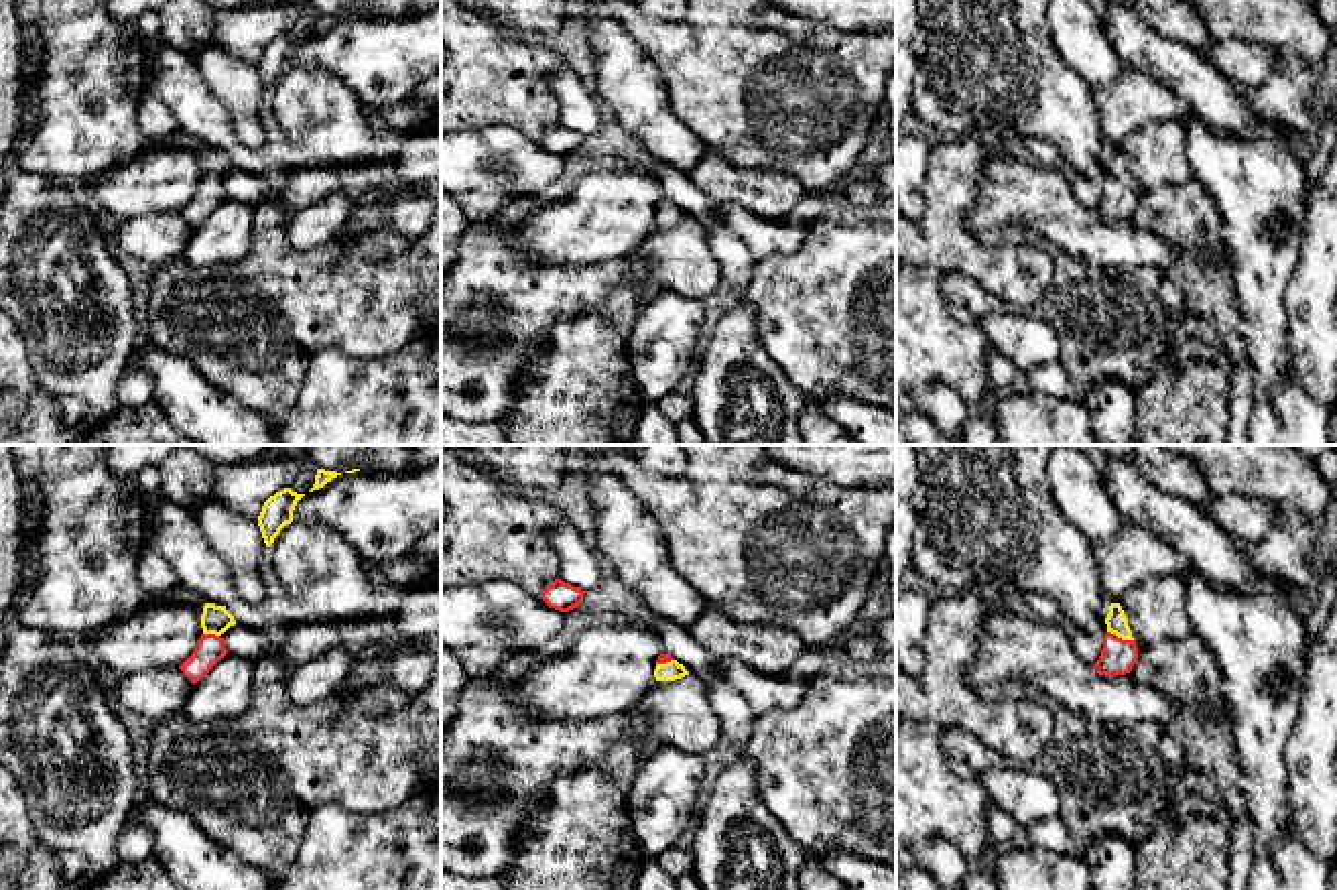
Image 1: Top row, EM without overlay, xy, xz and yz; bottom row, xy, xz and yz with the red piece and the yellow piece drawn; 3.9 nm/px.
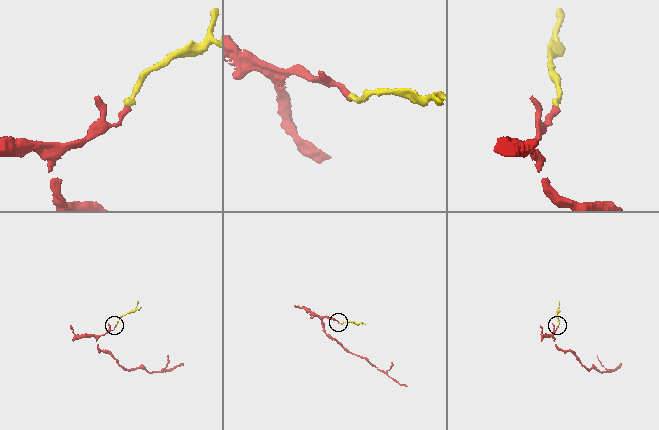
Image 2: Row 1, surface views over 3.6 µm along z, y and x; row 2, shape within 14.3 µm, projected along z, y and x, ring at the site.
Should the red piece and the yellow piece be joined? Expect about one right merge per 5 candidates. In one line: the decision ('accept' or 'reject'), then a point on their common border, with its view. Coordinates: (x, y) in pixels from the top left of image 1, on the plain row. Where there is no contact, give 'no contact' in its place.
accept; meets red in yz at (1120, 183)

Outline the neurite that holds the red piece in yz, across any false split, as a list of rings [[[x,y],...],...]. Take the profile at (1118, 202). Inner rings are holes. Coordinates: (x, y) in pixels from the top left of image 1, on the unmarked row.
[[[1120,148],[1109,150],[1105,169],[1107,179],[1101,183],[1103,195],[1095,213],[1099,219],[1126,219],[1138,205],[1138,193]]]

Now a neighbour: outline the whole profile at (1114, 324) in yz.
[[[1046,242],[1042,250],[1055,264],[1055,274],[1028,315],[1046,321],[1061,339],[1061,366],[1073,386],[1073,400],[1083,402],[1089,390],[1116,380],[1134,392],[1142,388],[1160,358],[1181,333],[1187,315],[1183,291],[1158,268],[1095,266],[1065,254]]]

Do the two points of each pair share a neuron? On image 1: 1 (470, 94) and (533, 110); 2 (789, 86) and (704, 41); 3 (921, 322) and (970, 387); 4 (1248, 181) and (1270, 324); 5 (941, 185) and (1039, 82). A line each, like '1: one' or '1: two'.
1: one
2: one
3: one
4: one
5: two

